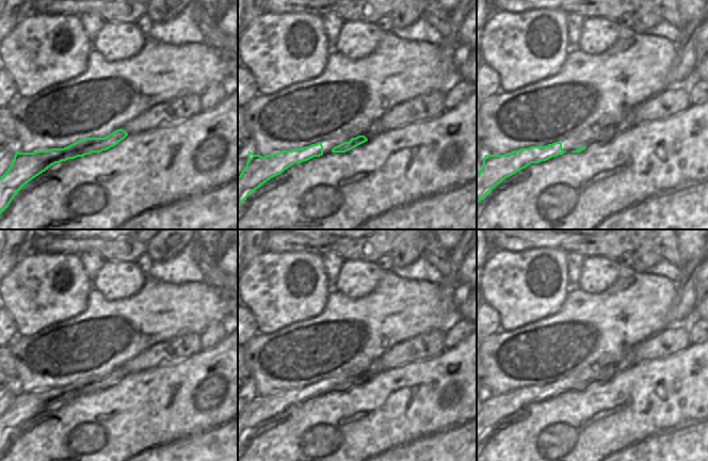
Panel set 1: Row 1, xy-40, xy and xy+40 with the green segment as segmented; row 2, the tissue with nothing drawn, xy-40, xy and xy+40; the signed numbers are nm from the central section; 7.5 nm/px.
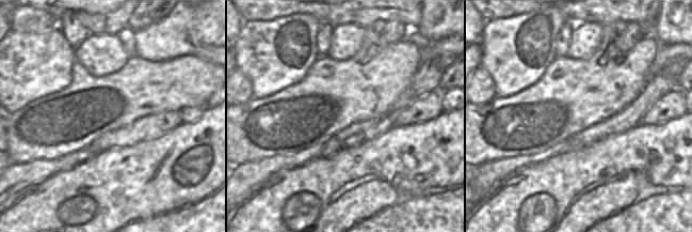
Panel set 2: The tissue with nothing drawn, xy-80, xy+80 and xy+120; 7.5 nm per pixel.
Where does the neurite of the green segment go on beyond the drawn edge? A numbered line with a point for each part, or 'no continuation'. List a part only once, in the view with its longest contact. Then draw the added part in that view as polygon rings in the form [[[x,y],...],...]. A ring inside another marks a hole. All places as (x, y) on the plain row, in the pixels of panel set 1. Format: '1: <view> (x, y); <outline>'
1: xy (328, 383); [[[370,369],[367,370],[350,370],[348,372],[343,372],[337,377],[331,377],[328,379],[322,379],[321,382],[323,384],[323,394],[332,392],[332,388],[343,382],[350,381],[352,377],[356,377],[358,375],[365,375],[368,379],[372,376]]]

